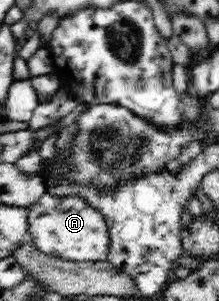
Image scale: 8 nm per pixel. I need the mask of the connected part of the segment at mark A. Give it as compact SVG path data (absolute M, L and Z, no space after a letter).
M48 191L27 209L28 236L48 255L66 261L101 262L109 256L110 235L102 214L82 198L56 197Z

